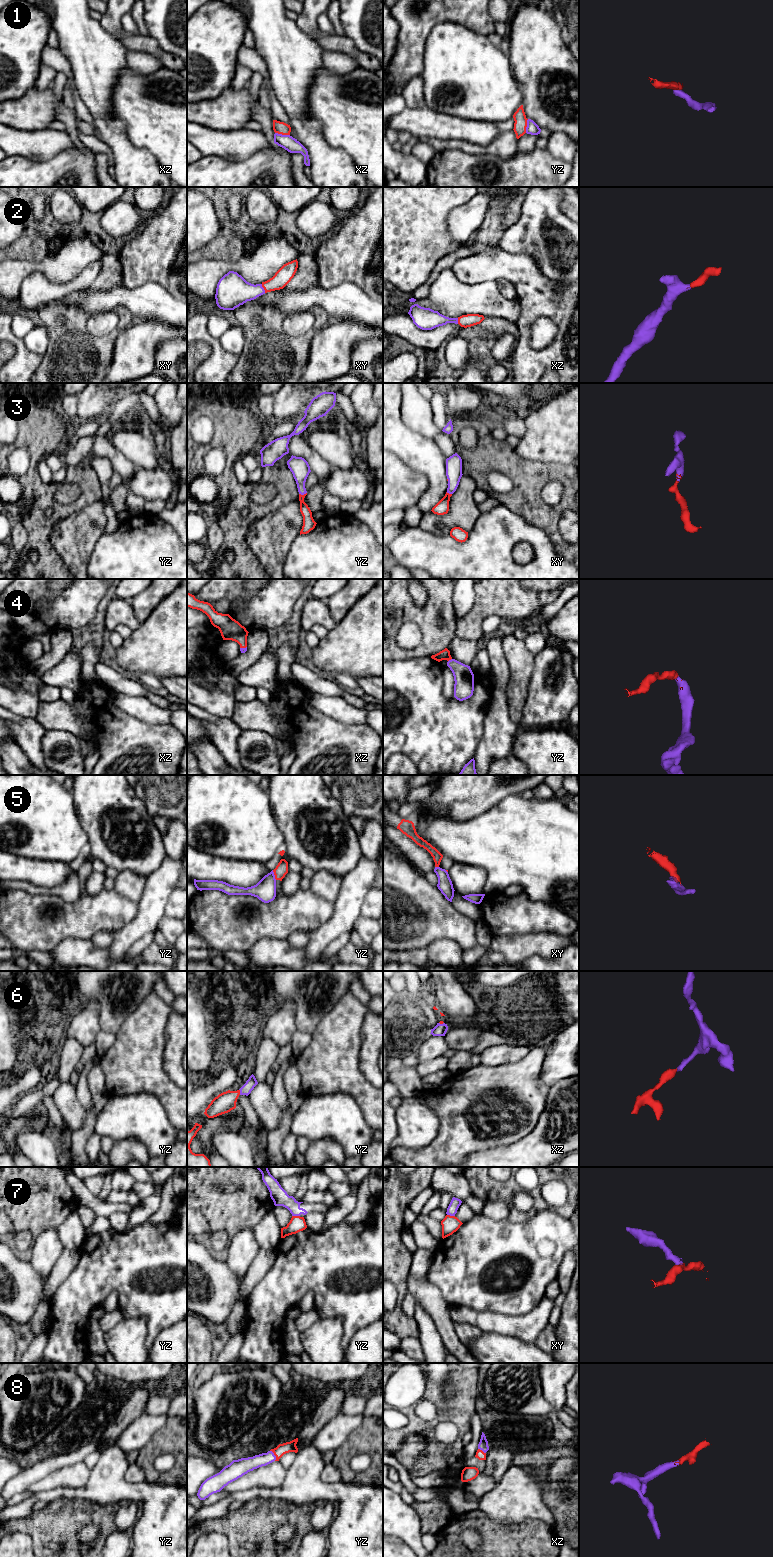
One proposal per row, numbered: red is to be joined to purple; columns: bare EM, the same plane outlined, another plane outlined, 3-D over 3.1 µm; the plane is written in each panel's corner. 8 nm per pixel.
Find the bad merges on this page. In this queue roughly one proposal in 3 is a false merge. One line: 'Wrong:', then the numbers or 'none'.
Wrong: 1, 5, 7

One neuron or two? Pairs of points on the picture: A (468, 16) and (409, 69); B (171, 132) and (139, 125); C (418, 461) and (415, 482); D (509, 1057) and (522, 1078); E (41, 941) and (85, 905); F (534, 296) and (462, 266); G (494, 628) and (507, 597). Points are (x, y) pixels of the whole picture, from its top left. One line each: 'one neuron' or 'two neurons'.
A: one neuron
B: one neuron
C: two neurons
D: two neurons
E: one neuron
F: one neuron
G: two neurons

